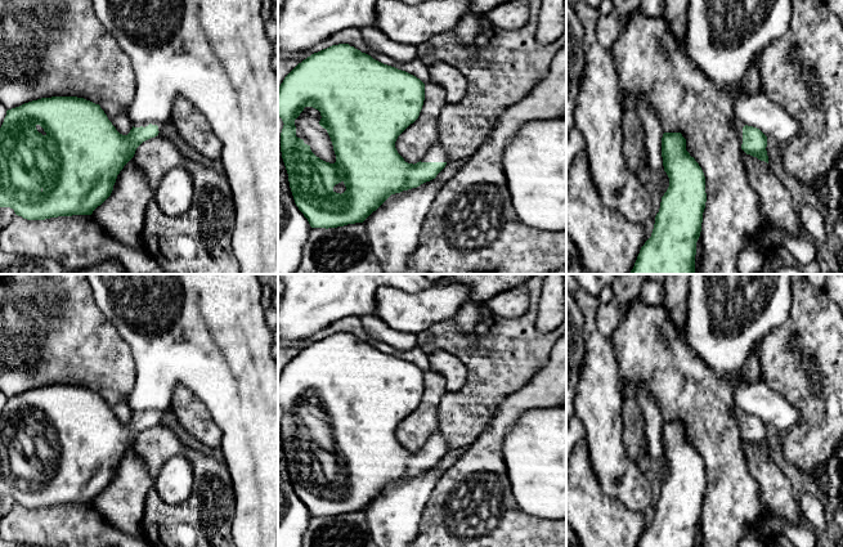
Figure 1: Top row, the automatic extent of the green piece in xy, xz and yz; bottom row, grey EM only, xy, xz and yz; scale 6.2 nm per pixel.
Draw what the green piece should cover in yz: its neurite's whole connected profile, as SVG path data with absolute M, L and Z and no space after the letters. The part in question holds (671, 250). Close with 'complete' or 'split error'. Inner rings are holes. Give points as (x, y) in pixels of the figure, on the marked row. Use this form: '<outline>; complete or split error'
M681 133L663 134L662 157L669 187L662 197L651 237L641 247L629 274L695 274L696 242L707 202L705 176L699 163L686 151L686 139Z; complete

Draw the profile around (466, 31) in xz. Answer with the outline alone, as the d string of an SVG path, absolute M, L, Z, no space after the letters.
M470 12L463 15L454 28L456 42L462 45L472 45L477 37L479 24L479 14Z

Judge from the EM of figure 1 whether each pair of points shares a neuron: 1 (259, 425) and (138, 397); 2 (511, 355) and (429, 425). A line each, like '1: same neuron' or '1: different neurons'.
1: same neuron
2: different neurons

